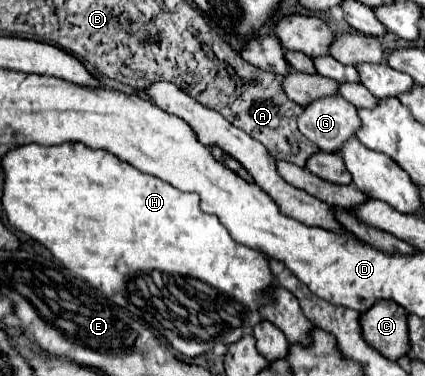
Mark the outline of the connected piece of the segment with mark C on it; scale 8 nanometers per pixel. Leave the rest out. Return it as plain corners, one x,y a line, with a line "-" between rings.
381,300
371,312
361,314
361,328
367,344
381,352
387,360
399,360
409,354
407,312
395,302

